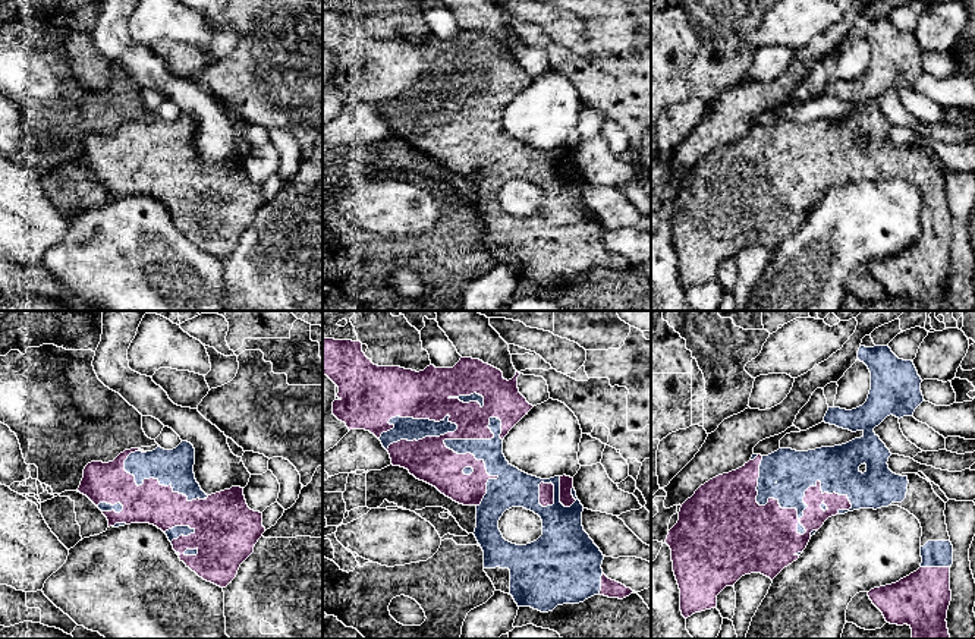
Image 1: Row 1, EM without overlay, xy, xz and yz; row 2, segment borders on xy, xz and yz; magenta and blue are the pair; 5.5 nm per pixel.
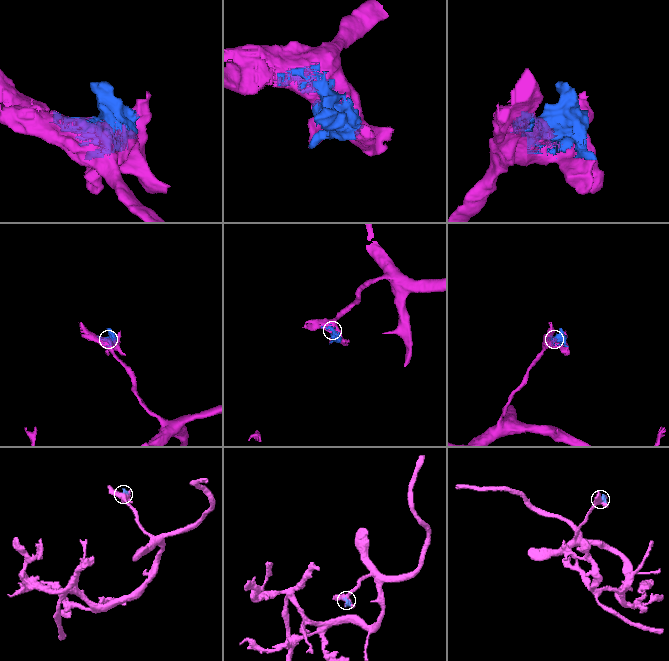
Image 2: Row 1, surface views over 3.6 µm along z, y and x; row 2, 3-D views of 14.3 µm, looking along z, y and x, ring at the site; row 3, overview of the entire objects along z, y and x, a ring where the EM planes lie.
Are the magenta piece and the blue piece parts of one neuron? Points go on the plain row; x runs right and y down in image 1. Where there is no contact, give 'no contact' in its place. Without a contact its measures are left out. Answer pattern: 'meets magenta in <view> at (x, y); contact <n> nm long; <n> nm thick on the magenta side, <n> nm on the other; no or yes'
meets magenta in yz at (796, 185); contact 600 nm long; 380 nm thick on the magenta side, 220 nm on the other; yes

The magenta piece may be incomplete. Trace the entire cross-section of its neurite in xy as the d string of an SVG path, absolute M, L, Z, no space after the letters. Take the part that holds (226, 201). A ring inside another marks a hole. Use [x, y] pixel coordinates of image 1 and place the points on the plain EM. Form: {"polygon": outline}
{"polygon": "M188 113L173 122L160 117L152 123L130 120L113 133L88 135L78 163L103 183L108 199L130 195L157 198L167 207L186 239L204 252L226 259L265 204L262 185L248 179L240 158L207 167L195 151L194 136L195 120Z"}

